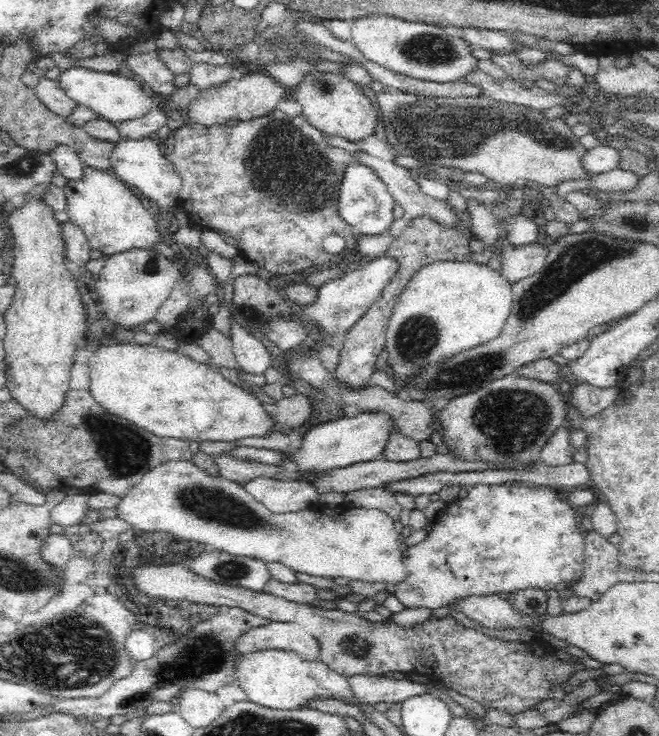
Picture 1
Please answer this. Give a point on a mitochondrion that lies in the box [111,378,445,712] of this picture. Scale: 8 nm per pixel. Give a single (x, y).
(202, 654)

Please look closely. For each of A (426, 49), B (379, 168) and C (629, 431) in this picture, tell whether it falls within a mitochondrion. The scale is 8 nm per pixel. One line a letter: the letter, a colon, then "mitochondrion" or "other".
A: mitochondrion
B: other
C: other

